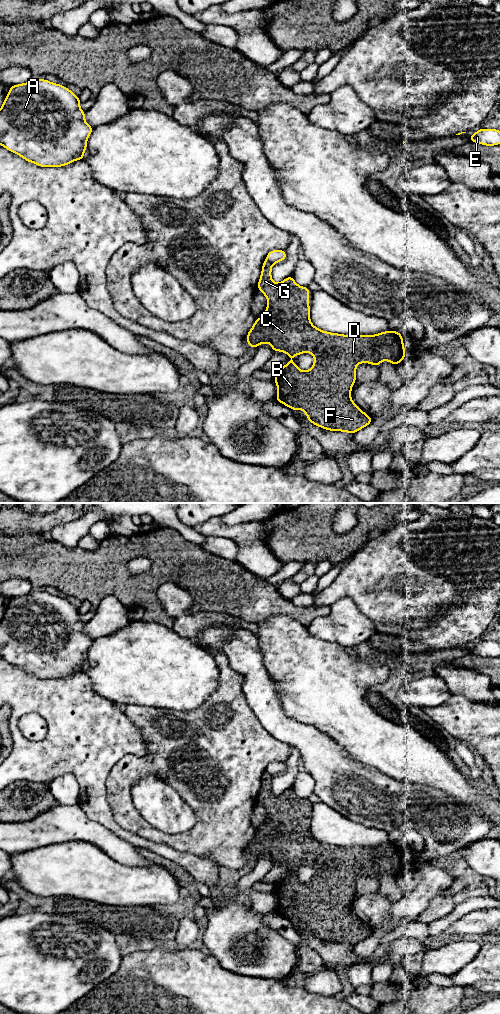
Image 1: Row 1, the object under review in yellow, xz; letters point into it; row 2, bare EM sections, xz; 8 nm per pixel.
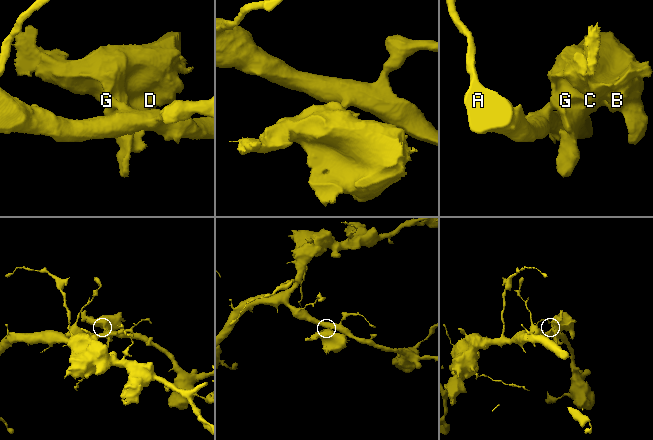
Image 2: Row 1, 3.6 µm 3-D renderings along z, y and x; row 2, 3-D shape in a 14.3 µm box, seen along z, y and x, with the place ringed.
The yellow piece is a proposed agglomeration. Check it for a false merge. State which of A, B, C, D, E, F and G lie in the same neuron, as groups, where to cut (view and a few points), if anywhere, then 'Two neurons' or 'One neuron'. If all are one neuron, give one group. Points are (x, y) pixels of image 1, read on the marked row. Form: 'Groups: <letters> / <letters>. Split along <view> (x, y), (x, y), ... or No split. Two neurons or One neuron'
Groups: A E / B C D F G. Split along xz (266, 259), (271, 265). Two neurons

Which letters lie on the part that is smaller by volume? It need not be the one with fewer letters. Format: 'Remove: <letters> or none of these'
Remove: B, C, D, F, G

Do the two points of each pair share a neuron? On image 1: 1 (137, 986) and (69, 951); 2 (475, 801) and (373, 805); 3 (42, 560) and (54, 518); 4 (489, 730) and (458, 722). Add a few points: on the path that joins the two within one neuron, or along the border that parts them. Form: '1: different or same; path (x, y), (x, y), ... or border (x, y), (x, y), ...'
1: different; border (123, 956), (119, 968), (94, 988)
2: different; border (437, 789), (443, 790), (461, 805), (478, 813)
3: different; border (18, 533), (35, 532), (41, 535)
4: same; path (481, 725), (466, 722)

